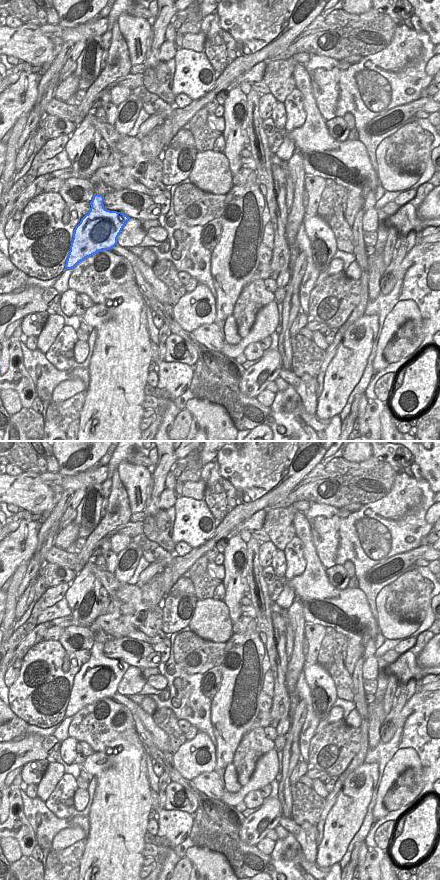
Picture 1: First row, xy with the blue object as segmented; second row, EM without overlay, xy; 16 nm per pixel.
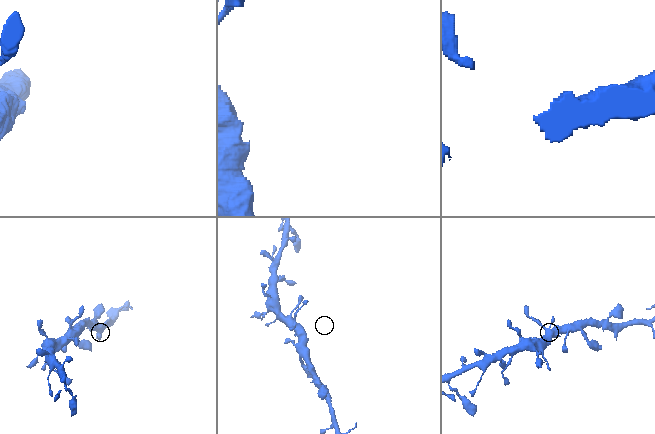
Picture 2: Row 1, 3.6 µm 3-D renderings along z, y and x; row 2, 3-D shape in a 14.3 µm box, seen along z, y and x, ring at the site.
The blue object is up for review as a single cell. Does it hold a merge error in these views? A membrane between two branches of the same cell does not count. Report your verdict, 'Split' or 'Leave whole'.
Leave whole.

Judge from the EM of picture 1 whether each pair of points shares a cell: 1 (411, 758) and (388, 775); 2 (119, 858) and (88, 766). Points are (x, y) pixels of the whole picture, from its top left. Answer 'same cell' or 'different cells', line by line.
1: same cell
2: same cell

